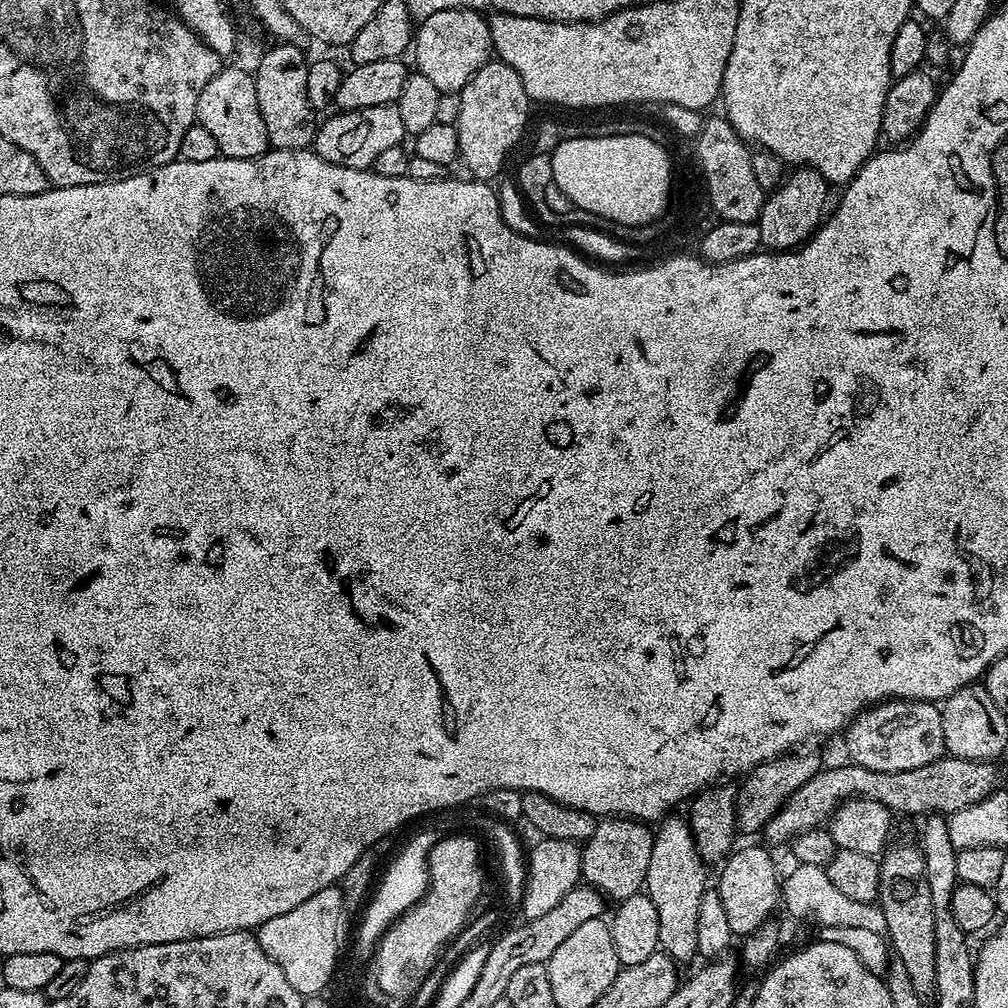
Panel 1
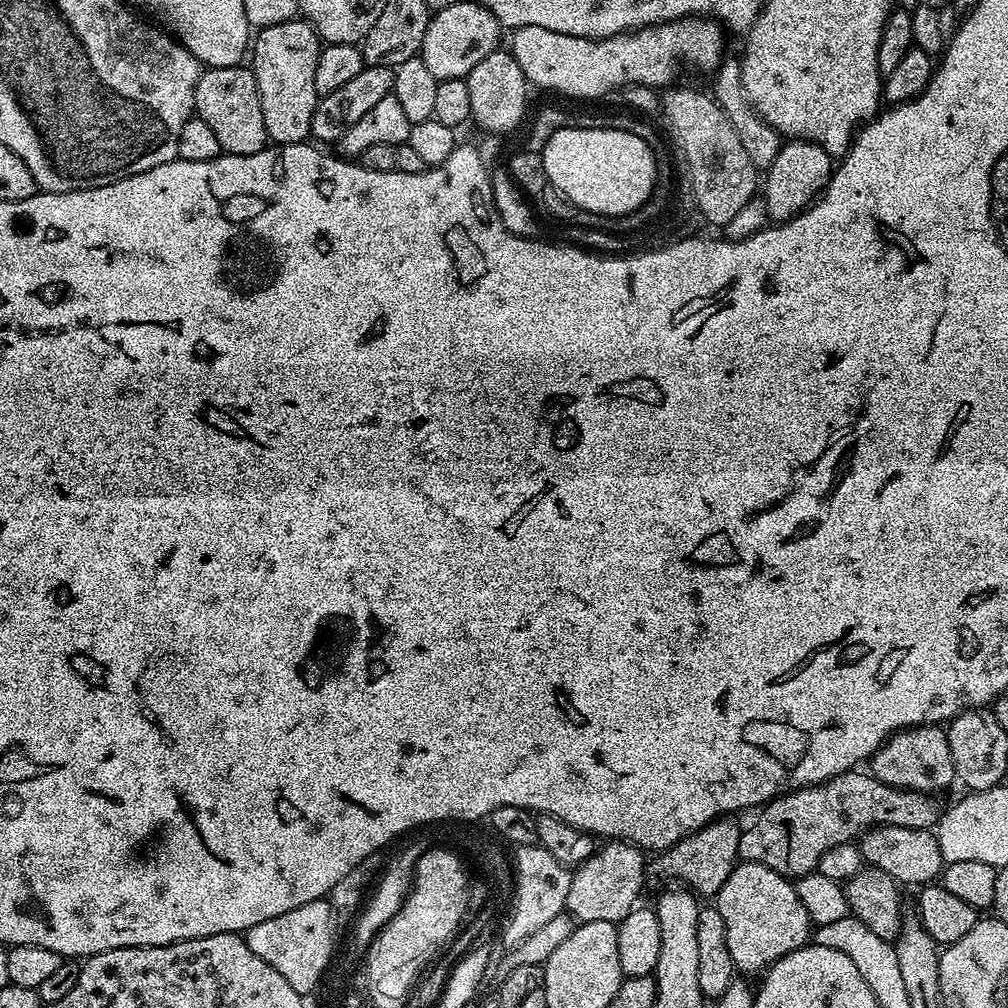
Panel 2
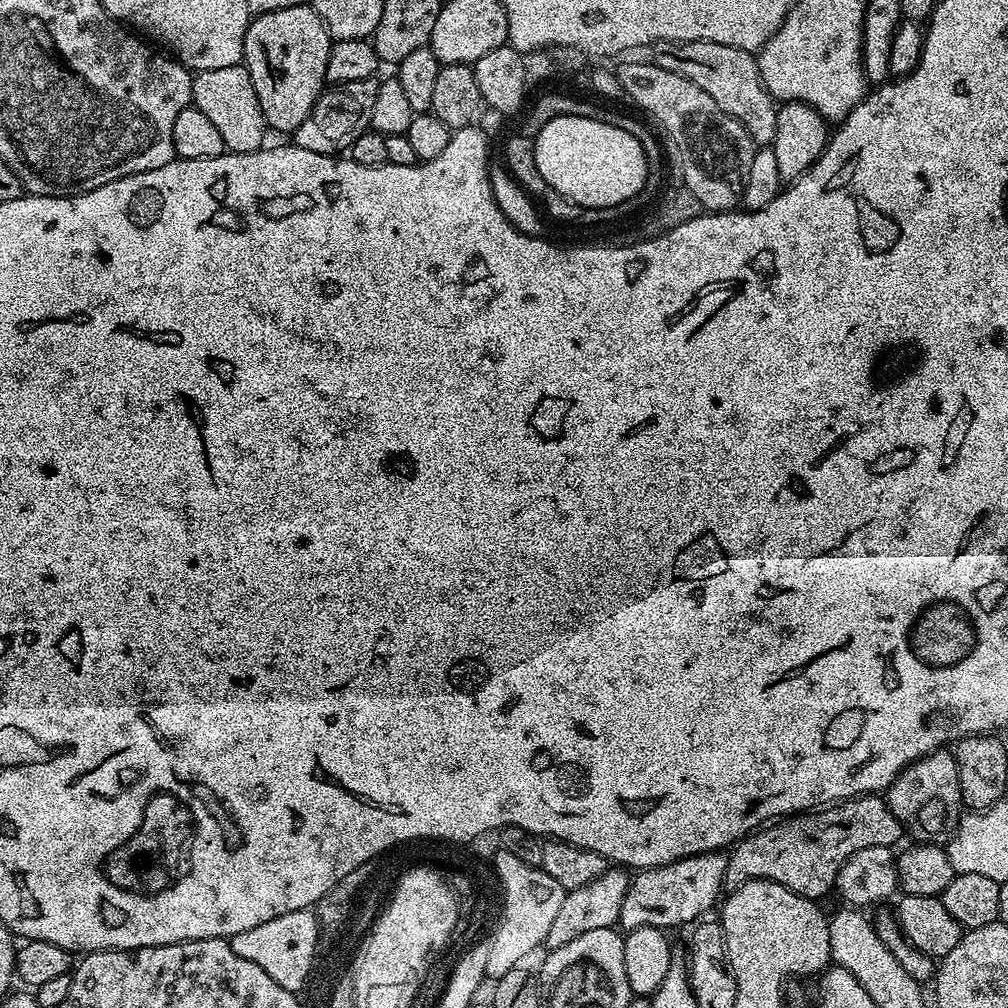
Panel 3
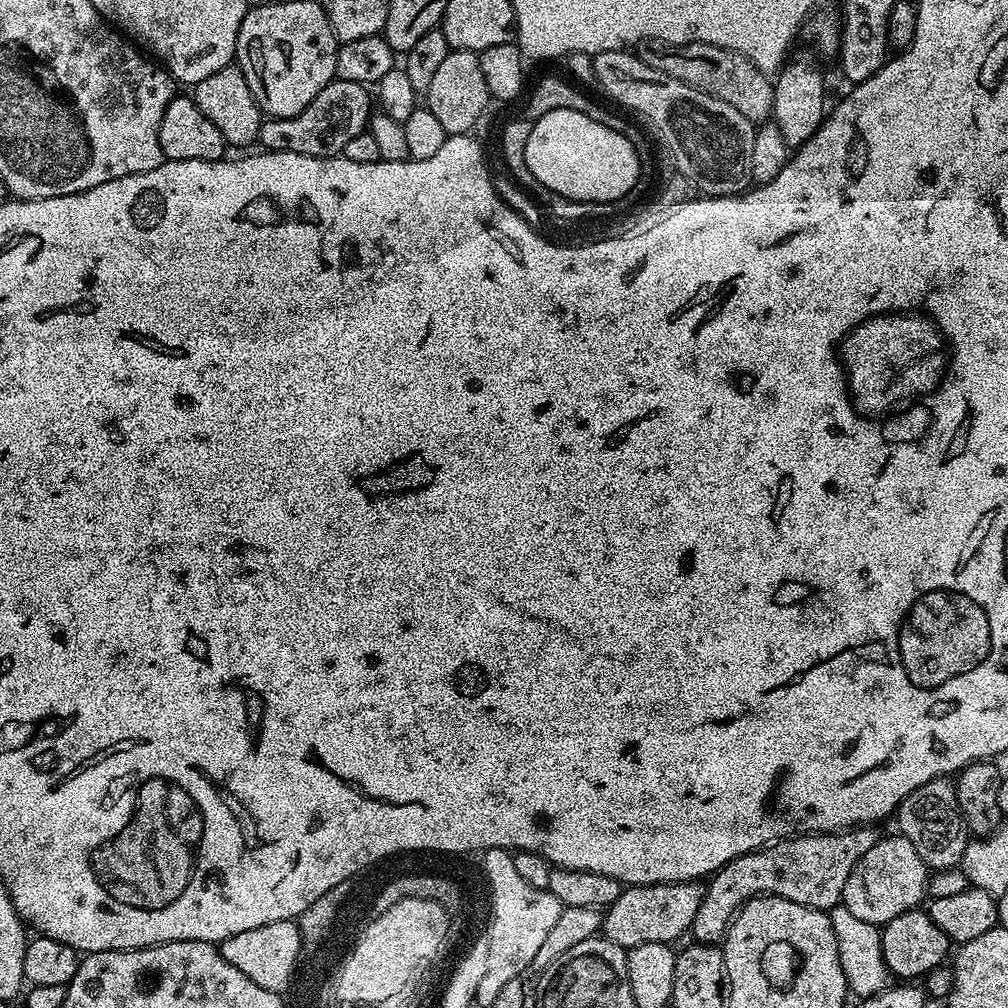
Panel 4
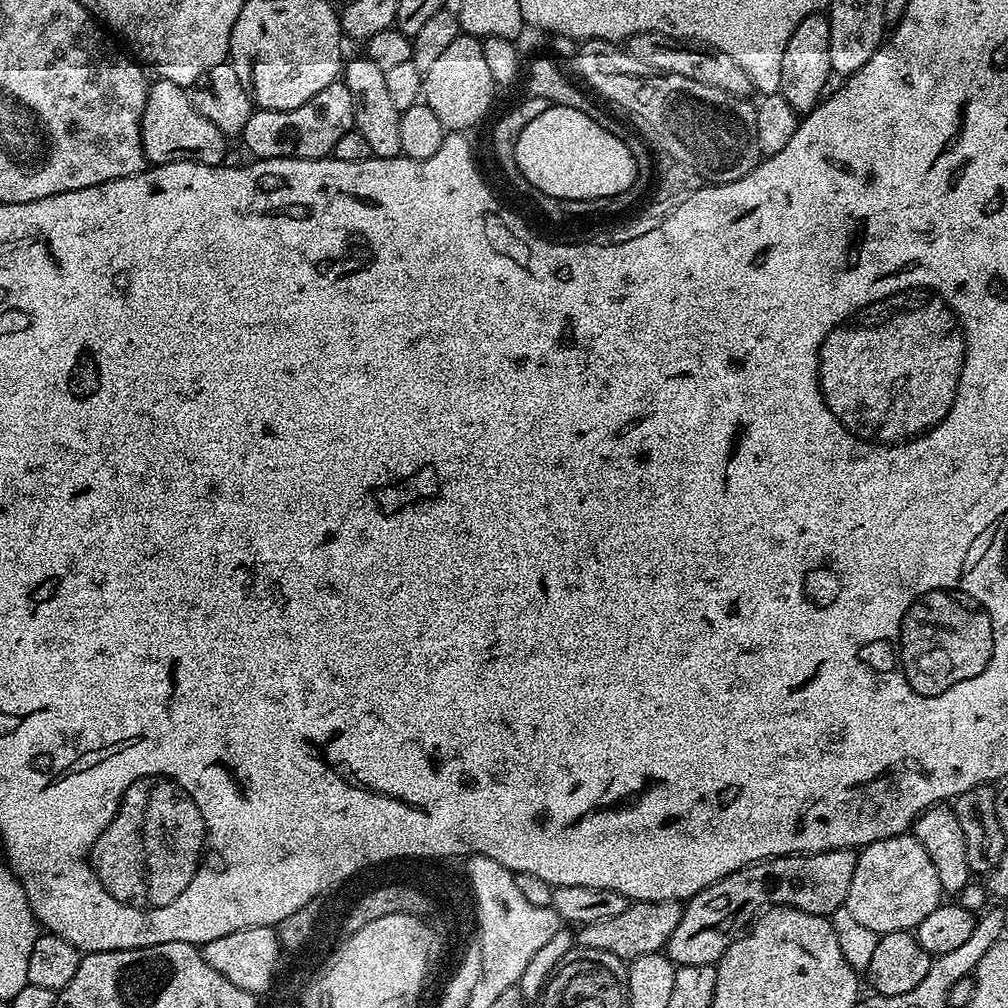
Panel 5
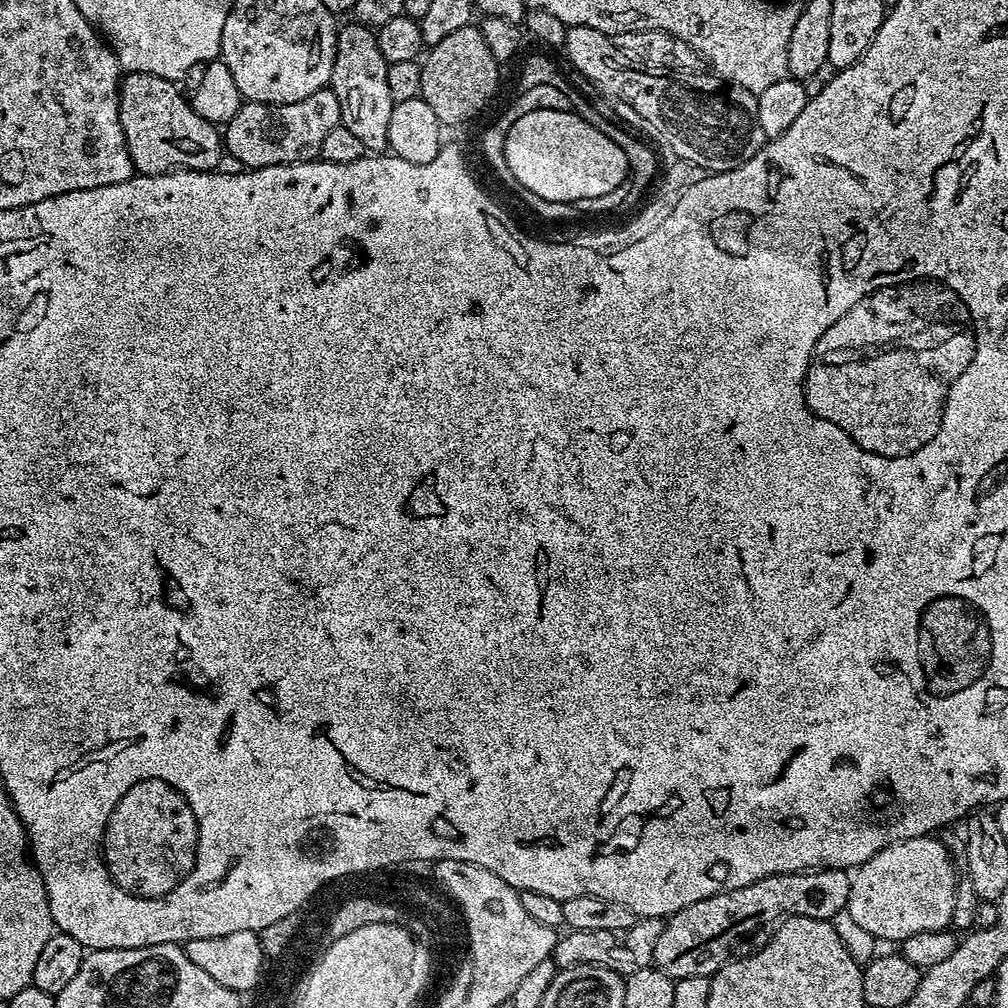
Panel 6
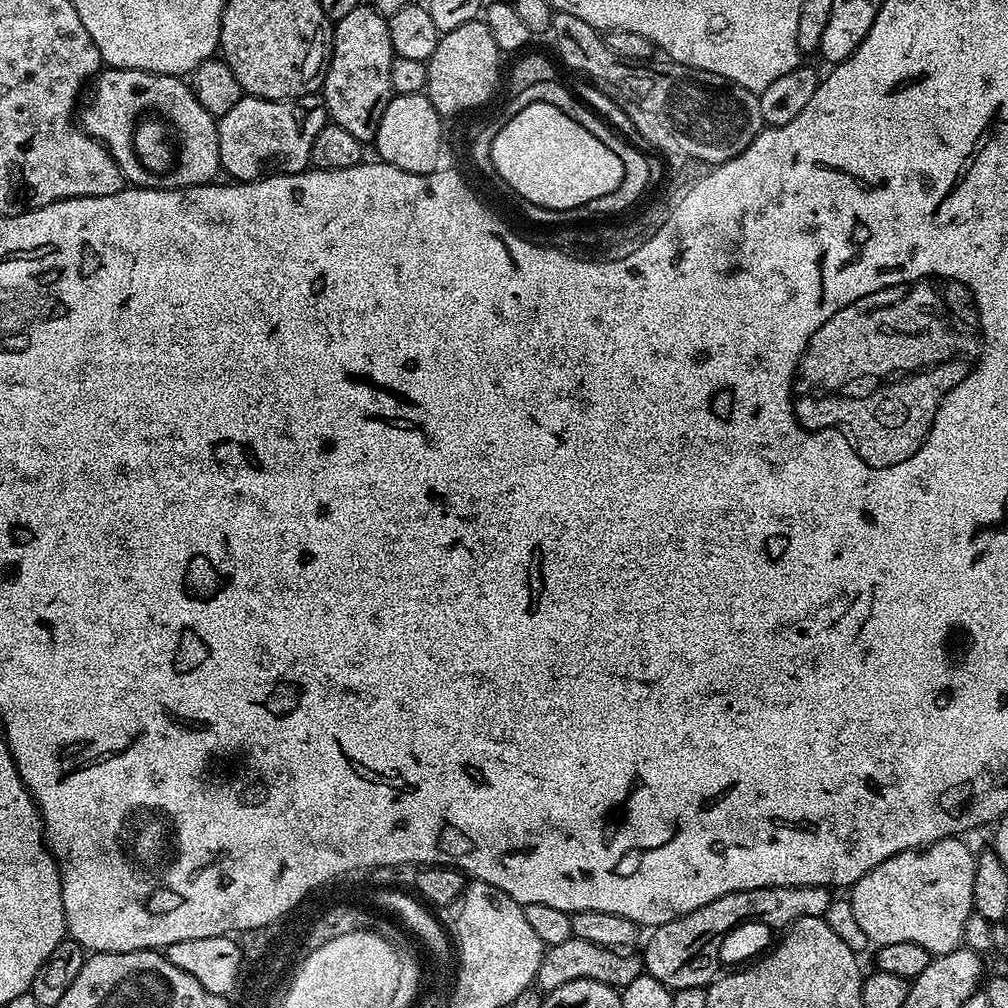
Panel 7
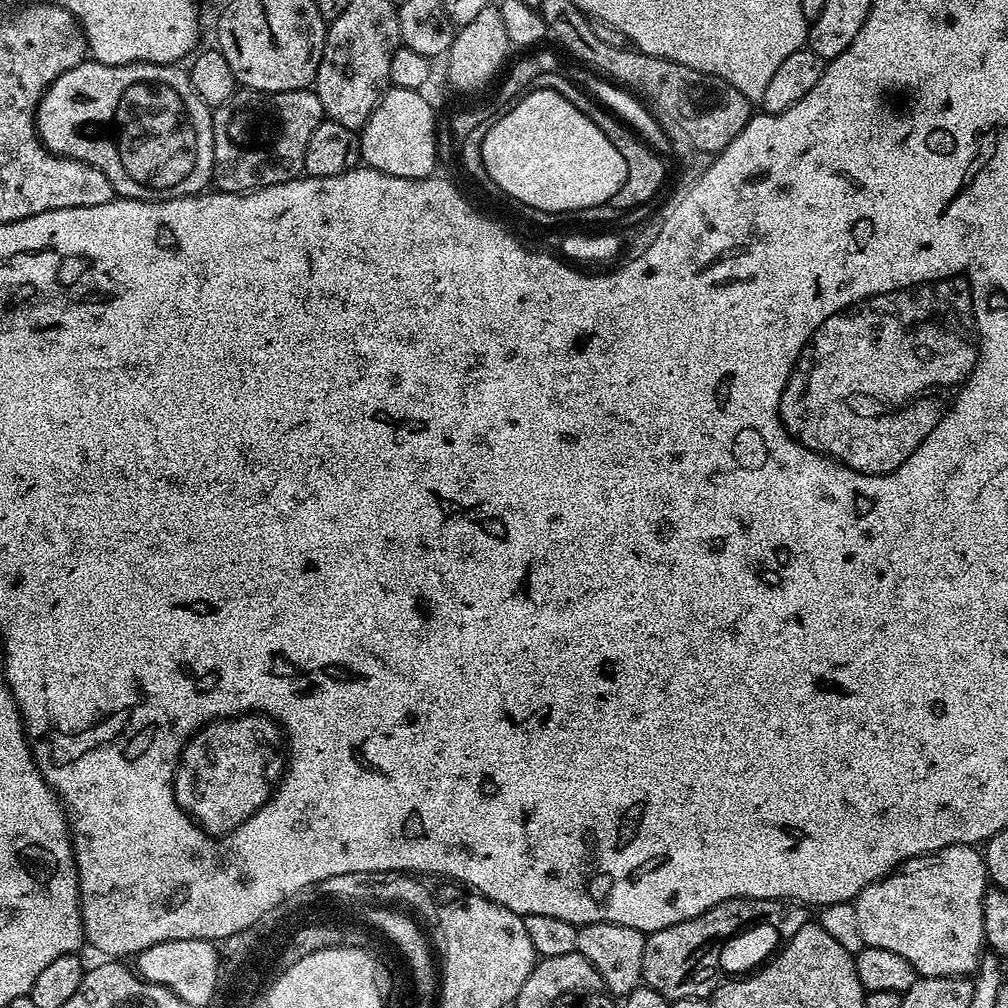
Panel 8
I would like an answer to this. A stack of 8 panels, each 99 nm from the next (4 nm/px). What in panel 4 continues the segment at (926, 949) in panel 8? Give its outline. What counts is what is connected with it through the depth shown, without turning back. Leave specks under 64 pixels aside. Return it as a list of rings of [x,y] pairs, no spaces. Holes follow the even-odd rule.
[[[893,834],[885,840],[884,837],[877,839],[876,844],[870,846],[866,854],[862,854],[858,866],[854,866],[844,887],[842,906],[850,910],[850,914],[862,918],[862,922],[883,926],[890,922],[890,918],[898,918],[898,914],[906,914],[911,908],[921,903],[920,899],[925,899],[929,875],[930,869],[922,862],[922,858],[918,858],[918,850],[914,850],[913,844],[905,836]]]

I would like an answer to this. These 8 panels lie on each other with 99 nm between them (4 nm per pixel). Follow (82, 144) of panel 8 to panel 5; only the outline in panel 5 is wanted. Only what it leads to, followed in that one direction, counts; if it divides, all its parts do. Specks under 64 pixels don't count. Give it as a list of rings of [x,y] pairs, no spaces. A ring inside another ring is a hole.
[[[159,78],[151,81],[146,110],[142,114],[140,123],[144,158],[149,165],[159,166],[189,160],[199,164],[223,165],[224,151],[227,150],[229,141],[214,126],[214,122],[206,122],[198,110],[194,110],[192,97],[179,84]]]

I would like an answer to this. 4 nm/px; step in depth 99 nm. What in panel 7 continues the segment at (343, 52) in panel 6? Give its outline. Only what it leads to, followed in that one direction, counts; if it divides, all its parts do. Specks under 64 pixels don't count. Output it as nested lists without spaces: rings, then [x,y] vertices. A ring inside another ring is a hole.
[[[362,2],[346,18],[335,21],[332,30],[332,50],[324,73],[322,95],[331,123],[342,126],[362,142],[376,139],[378,122],[392,101],[390,66],[394,53],[390,46],[388,21],[375,8]]]

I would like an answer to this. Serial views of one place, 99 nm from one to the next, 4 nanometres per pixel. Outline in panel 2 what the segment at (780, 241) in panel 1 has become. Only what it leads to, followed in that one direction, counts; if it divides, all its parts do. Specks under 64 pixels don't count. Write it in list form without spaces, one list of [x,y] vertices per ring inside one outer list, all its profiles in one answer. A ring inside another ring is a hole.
[[[789,139],[784,142],[762,180],[762,199],[766,202],[769,221],[793,220],[797,214],[812,207],[830,182],[833,171],[833,157],[828,156],[822,146],[809,140]]]

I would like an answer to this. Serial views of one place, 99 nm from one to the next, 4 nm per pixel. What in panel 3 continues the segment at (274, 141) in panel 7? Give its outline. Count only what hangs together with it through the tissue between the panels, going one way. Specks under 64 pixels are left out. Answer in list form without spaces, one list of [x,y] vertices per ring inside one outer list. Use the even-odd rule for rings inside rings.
[[[362,78],[362,82],[342,82],[325,87],[316,105],[310,110],[306,122],[298,126],[294,133],[295,147],[314,150],[314,154],[336,156],[347,153],[348,147],[364,132],[372,128],[374,102],[380,93],[380,80]]]

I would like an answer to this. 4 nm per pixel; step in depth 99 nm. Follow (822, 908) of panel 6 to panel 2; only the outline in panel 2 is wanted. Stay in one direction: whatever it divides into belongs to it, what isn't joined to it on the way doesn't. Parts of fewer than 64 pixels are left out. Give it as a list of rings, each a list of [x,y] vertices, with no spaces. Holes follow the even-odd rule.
[[[864,770],[843,772],[827,780],[824,784],[811,784],[809,788],[789,790],[769,800],[755,813],[756,821],[745,827],[738,842],[739,859],[755,864],[765,864],[770,870],[782,873],[789,878],[813,875],[820,867],[822,854],[839,844],[851,844],[864,835],[869,828],[878,828],[885,824],[903,828],[931,829],[938,820],[938,810],[931,795],[923,792],[905,792],[903,788],[892,788]]]

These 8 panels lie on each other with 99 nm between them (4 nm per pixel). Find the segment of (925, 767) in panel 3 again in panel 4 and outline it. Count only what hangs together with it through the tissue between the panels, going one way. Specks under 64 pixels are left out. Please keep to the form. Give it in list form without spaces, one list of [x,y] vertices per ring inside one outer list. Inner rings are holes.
[[[941,778],[926,782],[926,786],[918,786],[914,794],[910,794],[900,803],[894,813],[894,821],[899,835],[905,836],[918,850],[918,858],[930,870],[944,872],[948,868],[961,867],[963,855],[970,841],[970,833],[964,822],[964,815],[958,806],[956,786],[951,779]]]

